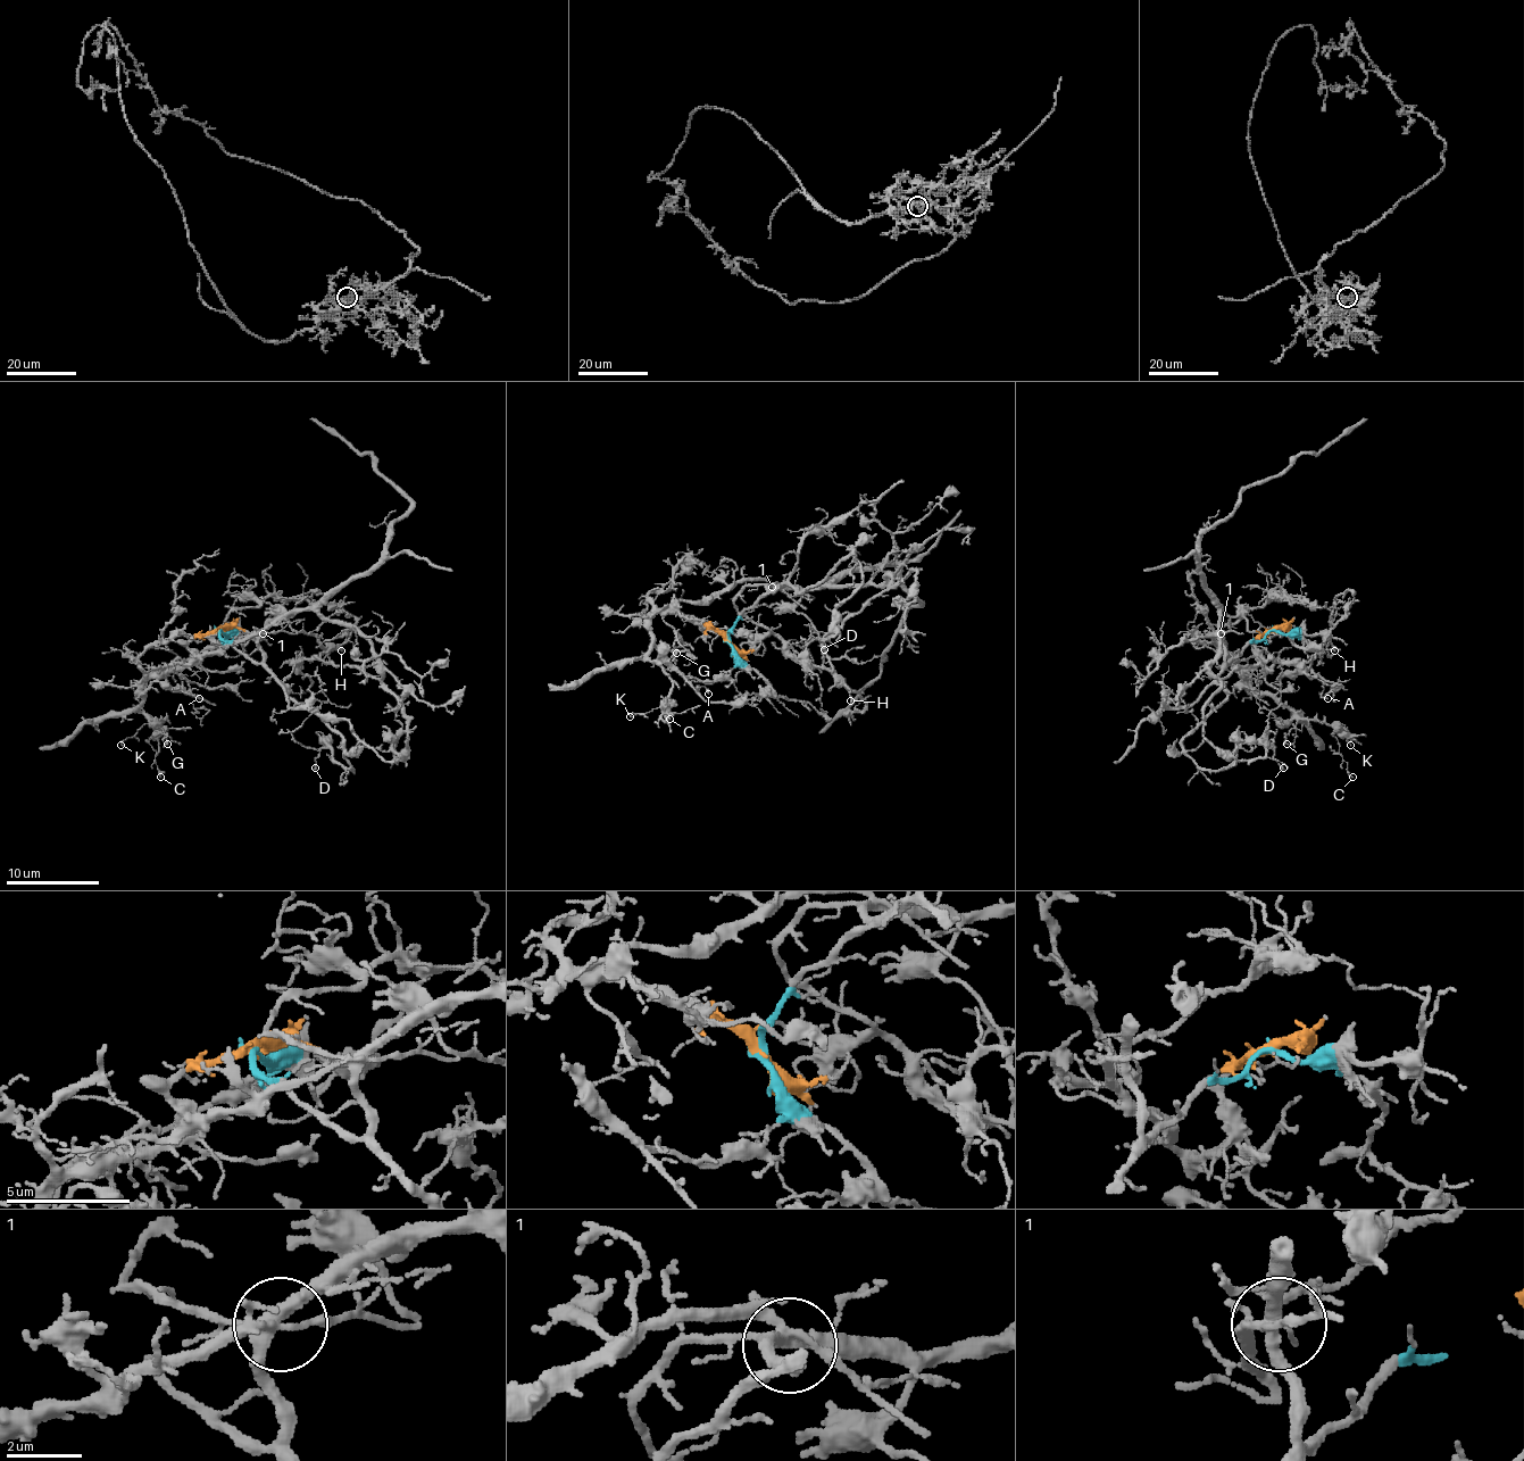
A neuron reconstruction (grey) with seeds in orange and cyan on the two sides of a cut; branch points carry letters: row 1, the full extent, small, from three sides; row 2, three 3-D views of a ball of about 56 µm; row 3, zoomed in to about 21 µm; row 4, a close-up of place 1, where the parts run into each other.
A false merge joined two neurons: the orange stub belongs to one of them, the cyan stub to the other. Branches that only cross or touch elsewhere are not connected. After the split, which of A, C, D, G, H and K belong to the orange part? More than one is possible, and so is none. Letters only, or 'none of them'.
A, C, G, K

